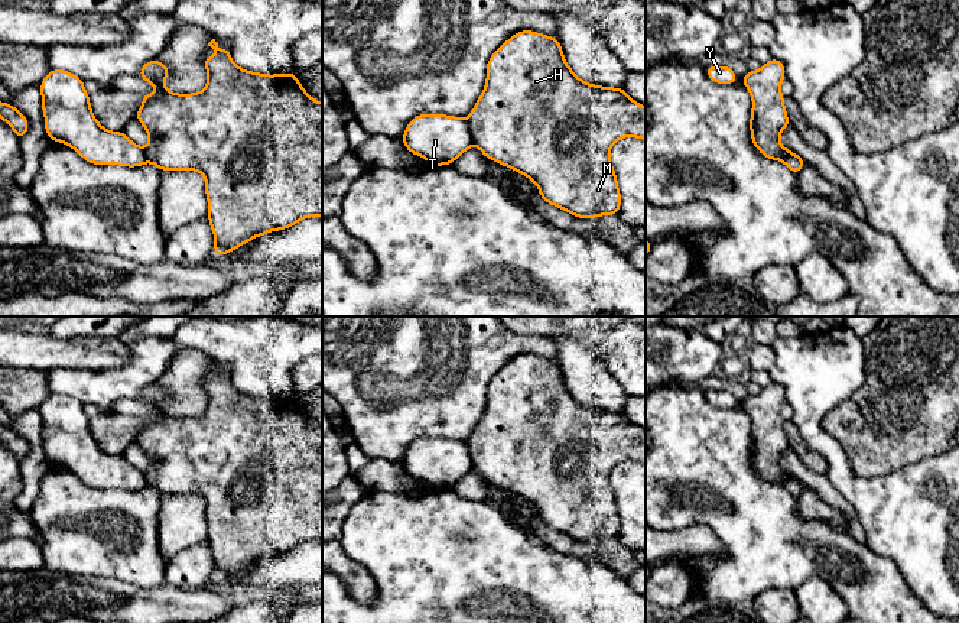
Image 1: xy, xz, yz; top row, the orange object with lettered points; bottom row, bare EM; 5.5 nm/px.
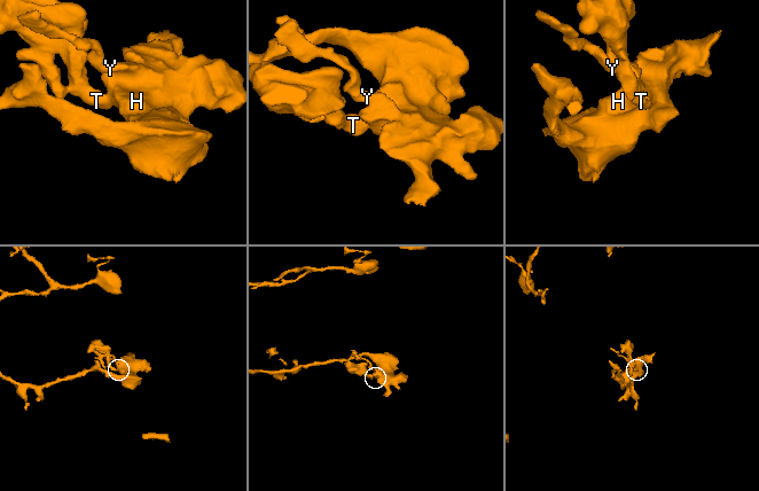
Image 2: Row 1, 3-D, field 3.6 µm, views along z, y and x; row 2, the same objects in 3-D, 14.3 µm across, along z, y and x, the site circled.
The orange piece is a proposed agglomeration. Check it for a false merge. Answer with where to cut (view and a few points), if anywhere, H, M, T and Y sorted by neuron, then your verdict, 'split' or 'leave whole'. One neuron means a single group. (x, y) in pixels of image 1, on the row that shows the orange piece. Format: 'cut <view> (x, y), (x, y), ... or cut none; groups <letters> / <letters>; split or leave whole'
cut xz (465, 120), (474, 143); groups H M Y / T; split

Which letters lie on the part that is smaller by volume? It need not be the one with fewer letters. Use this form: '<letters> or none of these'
T

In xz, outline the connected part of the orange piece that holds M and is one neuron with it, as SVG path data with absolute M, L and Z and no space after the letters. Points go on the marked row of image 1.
M523 30L504 42L487 62L487 81L467 123L474 145L500 165L531 179L540 197L578 218L618 214L621 194L609 159L612 145L622 137L646 140L646 107L622 88L582 81L566 64L560 42L549 35Z

